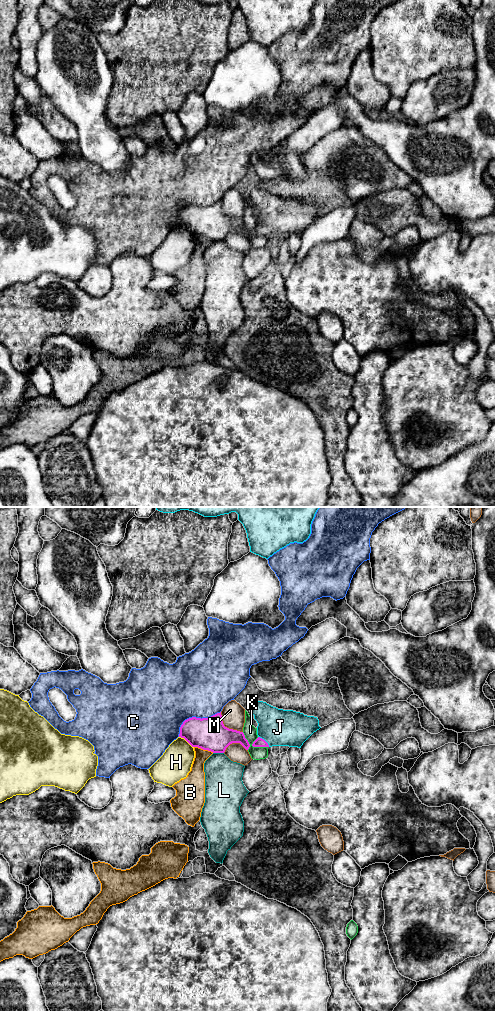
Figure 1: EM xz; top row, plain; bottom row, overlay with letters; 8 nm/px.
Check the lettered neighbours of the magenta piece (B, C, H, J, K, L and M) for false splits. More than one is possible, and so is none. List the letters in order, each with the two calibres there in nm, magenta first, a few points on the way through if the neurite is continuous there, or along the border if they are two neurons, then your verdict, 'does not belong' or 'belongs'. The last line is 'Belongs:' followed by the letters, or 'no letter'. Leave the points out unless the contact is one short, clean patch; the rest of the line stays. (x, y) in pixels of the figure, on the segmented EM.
B: 260 nm thick on the magenta side, 140 nm on the other; does not belong
C: 260 nm thick on the magenta side, 500 nm on the other; does not belong
H: 260 nm thick on the magenta side, 260 nm on the other; does not belong
J: 80 nm thick on the magenta side, 300 nm on the other; runs through xz (259, 742), (264, 740), (278, 727); belongs
K: 80 nm thick on the magenta side, 110 nm on the other; does not belong
L: 260 nm thick on the magenta side, 300 nm on the other; does not belong
M: 260 nm thick on the magenta side, 190 nm on the other; does not belong
Belongs: J

